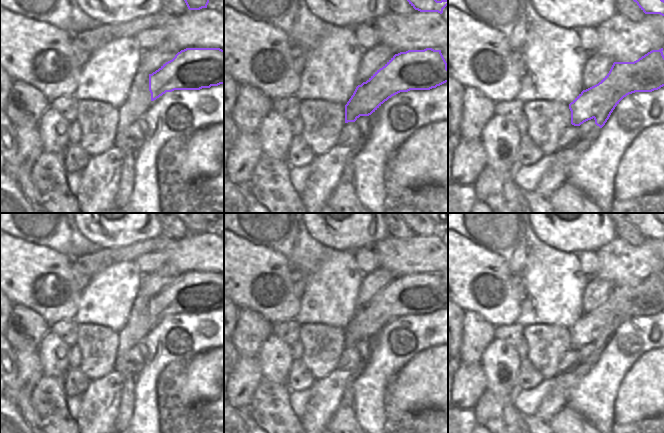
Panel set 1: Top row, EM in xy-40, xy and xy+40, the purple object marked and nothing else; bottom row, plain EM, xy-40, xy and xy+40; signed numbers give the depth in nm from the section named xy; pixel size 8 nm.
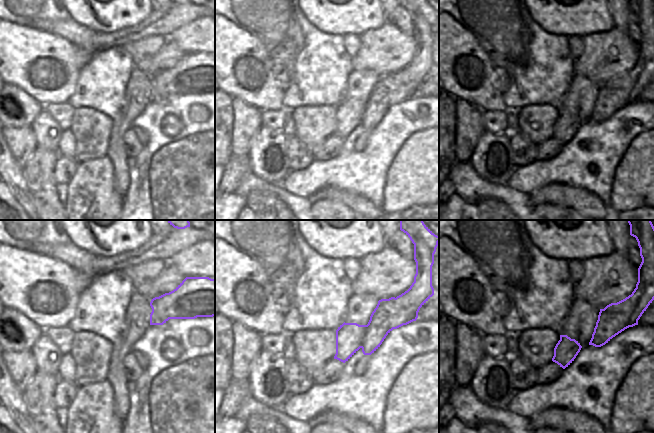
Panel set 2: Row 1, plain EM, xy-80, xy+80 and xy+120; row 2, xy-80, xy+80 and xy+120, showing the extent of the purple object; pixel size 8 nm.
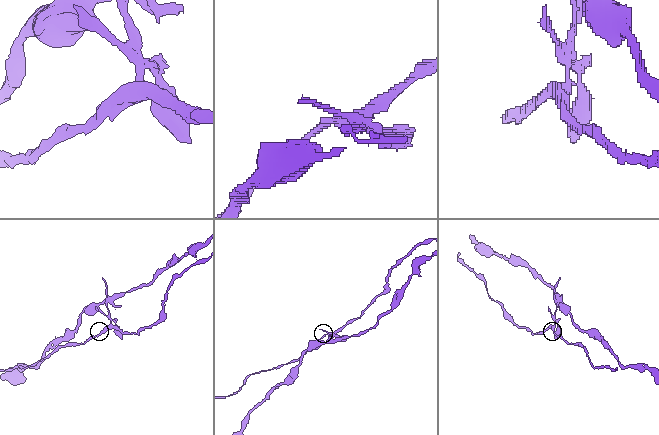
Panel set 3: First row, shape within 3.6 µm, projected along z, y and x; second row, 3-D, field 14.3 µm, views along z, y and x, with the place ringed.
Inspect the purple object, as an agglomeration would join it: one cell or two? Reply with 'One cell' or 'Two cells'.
Two cells.

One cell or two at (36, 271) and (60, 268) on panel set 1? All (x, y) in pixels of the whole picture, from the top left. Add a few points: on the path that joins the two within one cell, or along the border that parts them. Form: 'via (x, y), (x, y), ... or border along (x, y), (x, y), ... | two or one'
via (42, 271), (54, 270) | one

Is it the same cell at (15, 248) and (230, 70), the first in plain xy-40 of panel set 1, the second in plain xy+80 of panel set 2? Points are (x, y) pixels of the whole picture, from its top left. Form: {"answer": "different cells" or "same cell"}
{"answer": "same cell"}

